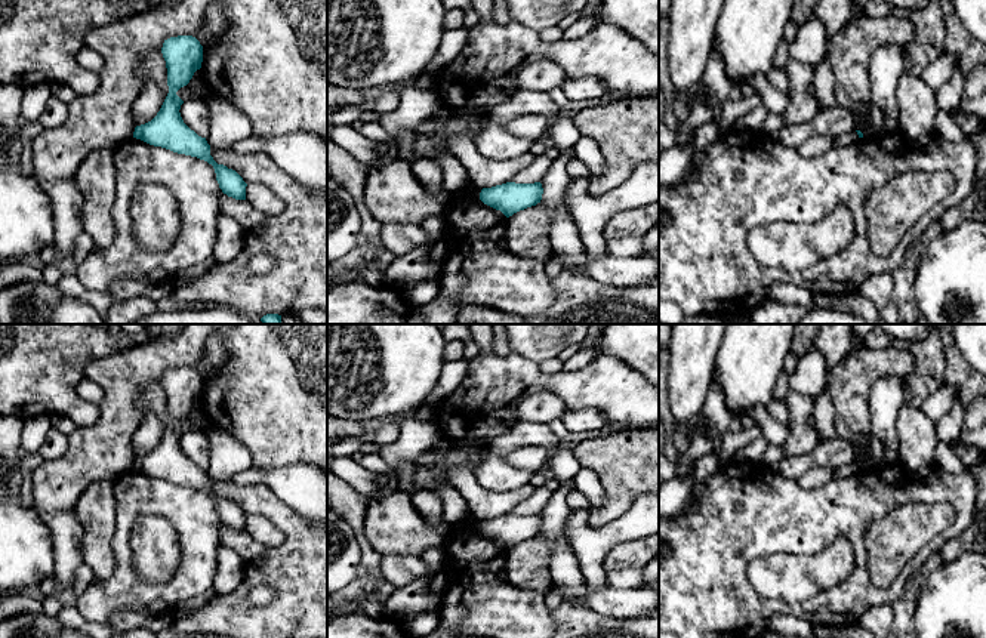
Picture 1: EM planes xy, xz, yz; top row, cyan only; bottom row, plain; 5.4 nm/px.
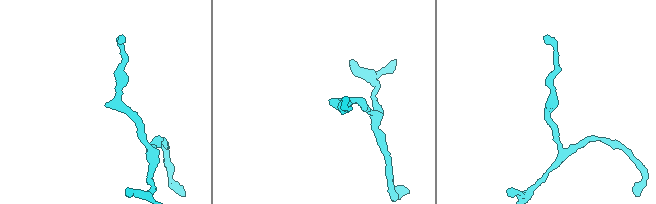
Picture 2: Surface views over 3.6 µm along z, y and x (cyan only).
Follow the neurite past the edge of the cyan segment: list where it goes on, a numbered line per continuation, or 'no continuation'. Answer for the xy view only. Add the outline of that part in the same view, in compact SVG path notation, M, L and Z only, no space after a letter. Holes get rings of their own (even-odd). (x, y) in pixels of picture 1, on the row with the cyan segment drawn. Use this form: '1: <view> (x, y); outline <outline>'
no continuation

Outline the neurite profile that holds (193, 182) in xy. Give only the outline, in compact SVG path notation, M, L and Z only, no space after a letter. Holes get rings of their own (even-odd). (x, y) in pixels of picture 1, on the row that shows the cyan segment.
M130 138L114 150L114 167L115 237L107 249L90 250L77 266L78 281L87 290L110 292L117 280L167 284L179 274L204 269L213 258L221 215L221 188L213 166ZM145 184L167 188L181 210L181 229L164 250L142 250L133 235L130 201Z

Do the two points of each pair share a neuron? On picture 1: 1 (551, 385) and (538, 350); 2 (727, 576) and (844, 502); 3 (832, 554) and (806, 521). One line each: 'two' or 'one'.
1: two
2: one
3: two

